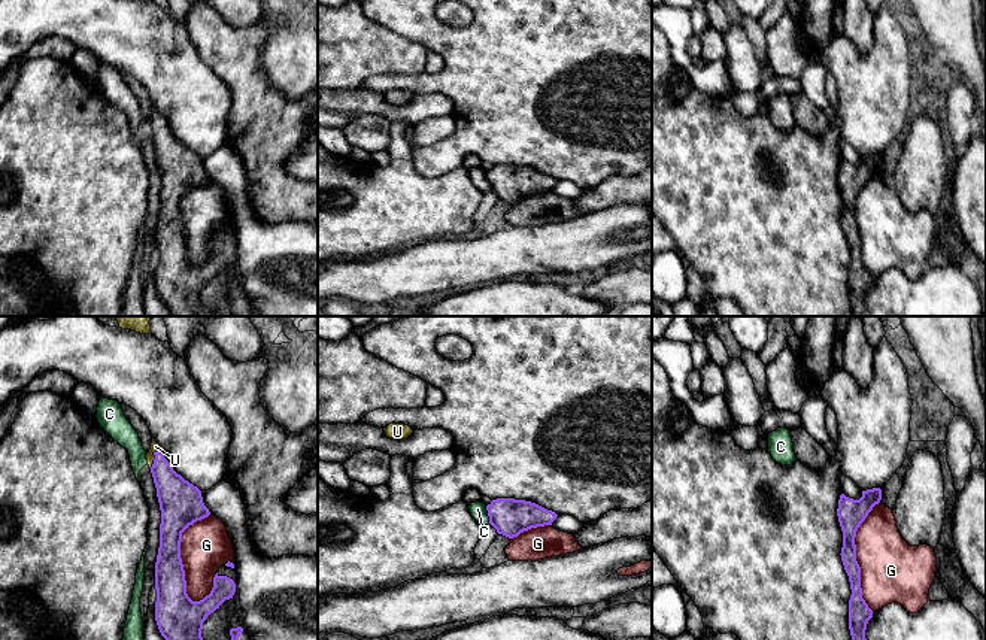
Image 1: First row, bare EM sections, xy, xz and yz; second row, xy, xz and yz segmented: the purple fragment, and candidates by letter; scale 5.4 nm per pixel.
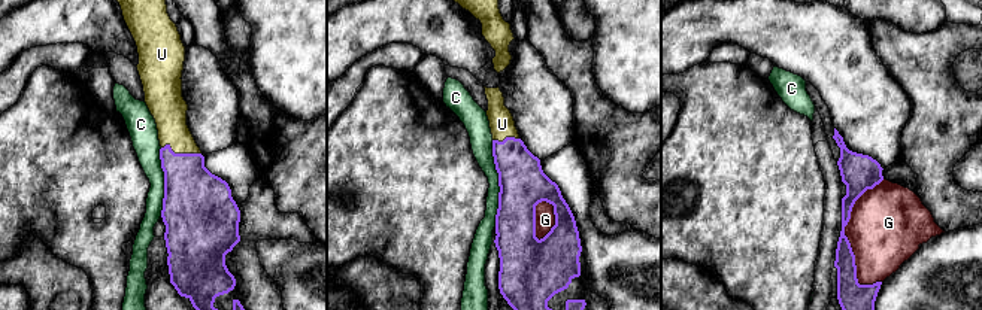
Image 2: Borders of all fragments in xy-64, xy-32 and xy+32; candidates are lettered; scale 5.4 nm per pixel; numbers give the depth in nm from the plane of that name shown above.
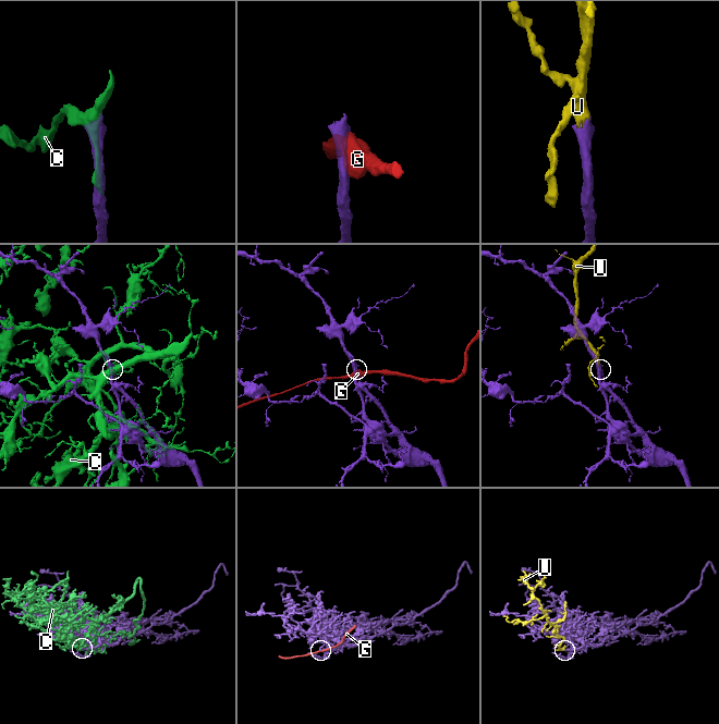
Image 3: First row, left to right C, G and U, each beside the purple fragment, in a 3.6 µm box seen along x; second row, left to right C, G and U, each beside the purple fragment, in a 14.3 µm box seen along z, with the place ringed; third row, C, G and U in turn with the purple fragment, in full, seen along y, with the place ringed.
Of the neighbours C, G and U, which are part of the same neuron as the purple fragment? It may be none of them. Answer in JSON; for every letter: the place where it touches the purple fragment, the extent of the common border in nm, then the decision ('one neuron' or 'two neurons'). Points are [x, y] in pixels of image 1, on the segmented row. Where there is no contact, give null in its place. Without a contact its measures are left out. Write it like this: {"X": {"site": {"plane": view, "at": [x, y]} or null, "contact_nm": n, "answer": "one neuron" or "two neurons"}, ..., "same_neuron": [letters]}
{"C": {"site": {"plane": "xz", "at": [488, 515]}, "contact_nm": 100, "answer": "two neurons"}, "G": {"site": {"plane": "xy", "at": [179, 554]}, "contact_nm": 480, "answer": "two neurons"}, "U": {"site": {"plane": "xy", "at": [155, 457]}, "contact_nm": 120, "answer": "one neuron"}, "same_neuron": ["U"]}

